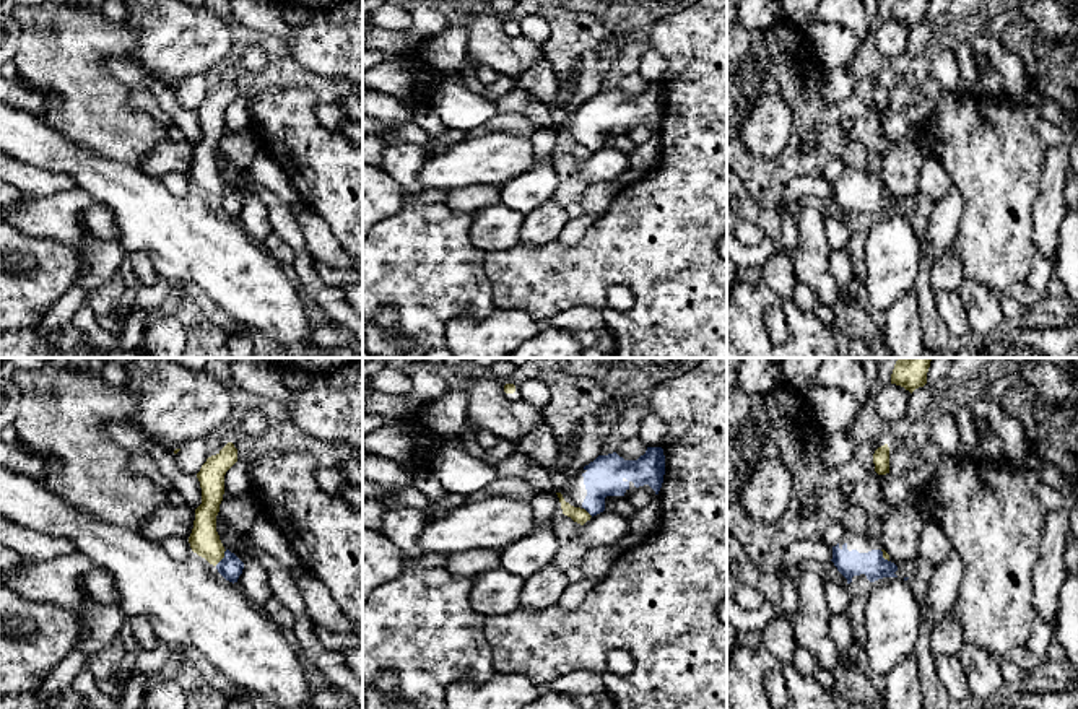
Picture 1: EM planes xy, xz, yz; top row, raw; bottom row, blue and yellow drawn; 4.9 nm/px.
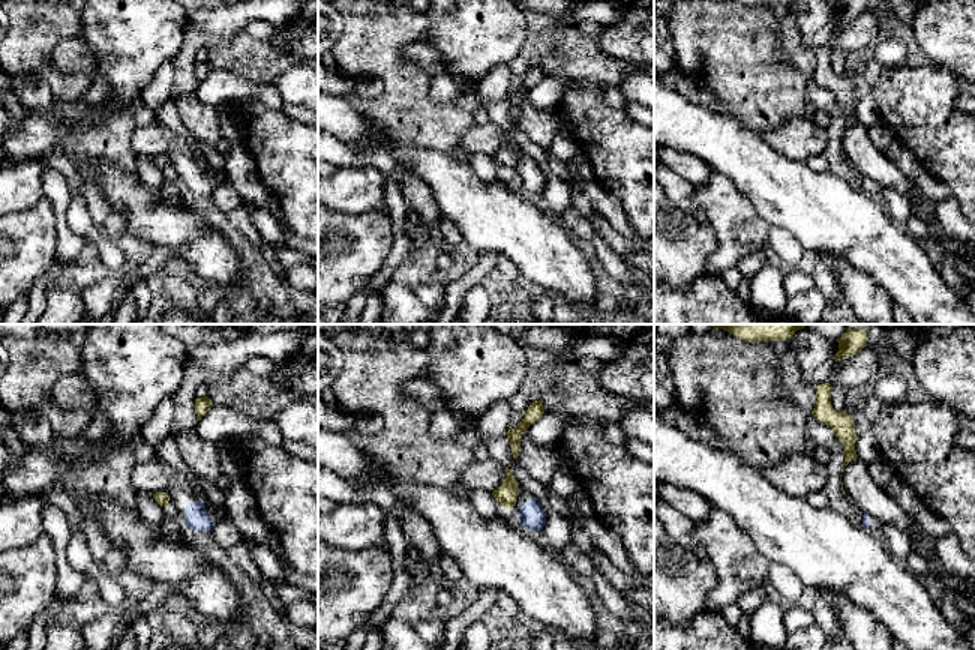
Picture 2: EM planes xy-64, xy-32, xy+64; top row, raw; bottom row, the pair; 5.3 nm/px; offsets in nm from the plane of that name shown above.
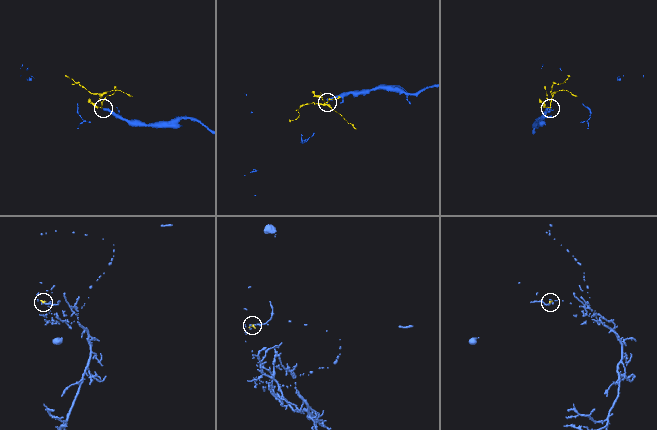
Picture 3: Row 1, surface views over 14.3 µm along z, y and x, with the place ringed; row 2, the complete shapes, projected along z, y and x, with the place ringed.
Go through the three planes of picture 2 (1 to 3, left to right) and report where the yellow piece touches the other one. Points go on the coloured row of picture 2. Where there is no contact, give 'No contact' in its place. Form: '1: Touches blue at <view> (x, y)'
1: No contact
2: No contact
3: No contact

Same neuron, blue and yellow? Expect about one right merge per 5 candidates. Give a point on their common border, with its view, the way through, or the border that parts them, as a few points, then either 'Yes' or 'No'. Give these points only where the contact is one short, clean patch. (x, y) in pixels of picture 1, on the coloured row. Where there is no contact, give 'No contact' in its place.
Touches blue at xy (223, 558). Boundary: xy (226, 550), (215, 565). No

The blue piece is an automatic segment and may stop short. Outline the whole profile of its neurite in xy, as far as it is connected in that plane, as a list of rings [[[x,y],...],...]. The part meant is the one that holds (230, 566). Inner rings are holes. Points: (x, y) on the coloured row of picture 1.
[[[229,550],[224,551],[224,558],[216,564],[218,572],[229,582],[237,582],[242,574],[244,563]]]

